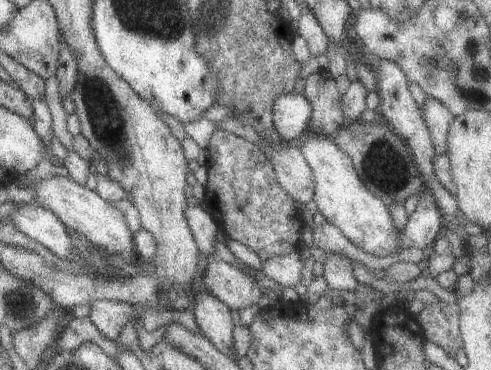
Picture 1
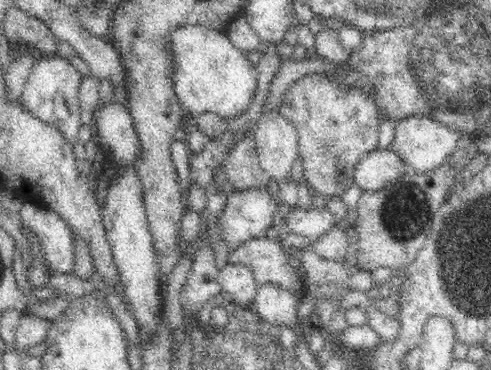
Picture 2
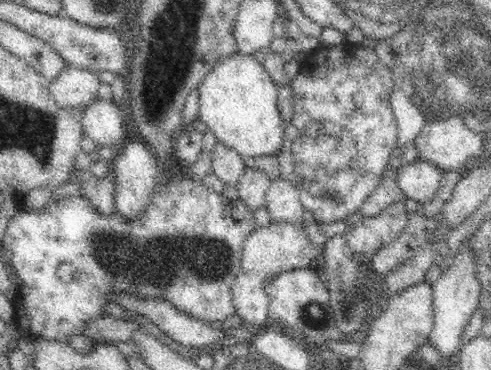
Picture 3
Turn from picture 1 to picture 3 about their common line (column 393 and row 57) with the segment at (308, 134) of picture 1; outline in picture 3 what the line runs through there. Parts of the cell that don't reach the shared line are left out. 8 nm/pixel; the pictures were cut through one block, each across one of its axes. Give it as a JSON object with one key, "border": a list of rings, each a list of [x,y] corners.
{"border":[[[232,54],[212,68],[200,84],[202,100],[198,120],[206,122],[220,144],[232,148],[240,158],[278,158],[286,144],[286,124],[278,106],[278,84],[252,56]]]}

